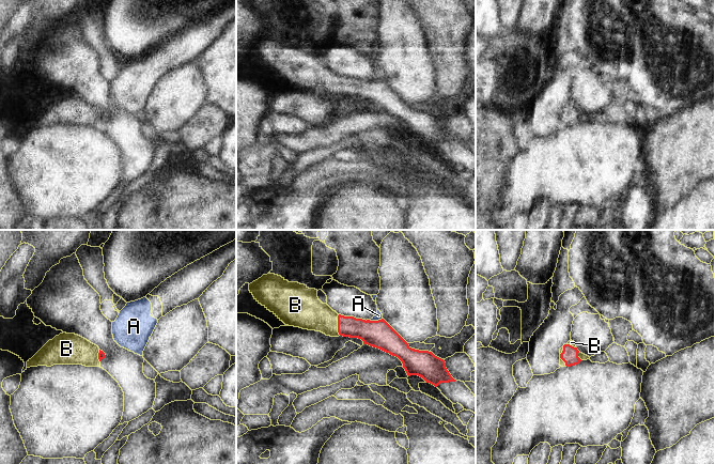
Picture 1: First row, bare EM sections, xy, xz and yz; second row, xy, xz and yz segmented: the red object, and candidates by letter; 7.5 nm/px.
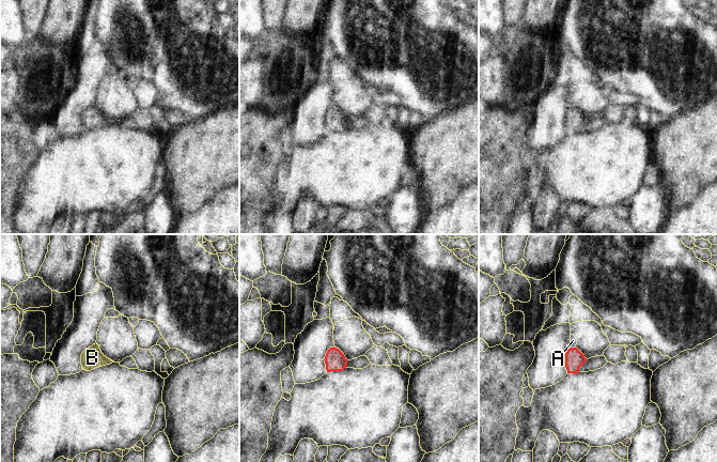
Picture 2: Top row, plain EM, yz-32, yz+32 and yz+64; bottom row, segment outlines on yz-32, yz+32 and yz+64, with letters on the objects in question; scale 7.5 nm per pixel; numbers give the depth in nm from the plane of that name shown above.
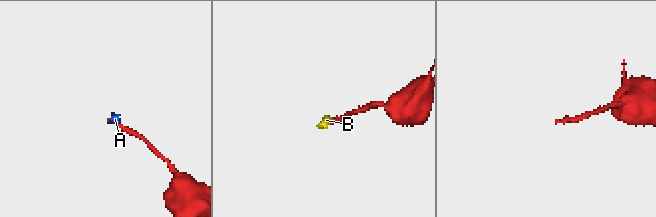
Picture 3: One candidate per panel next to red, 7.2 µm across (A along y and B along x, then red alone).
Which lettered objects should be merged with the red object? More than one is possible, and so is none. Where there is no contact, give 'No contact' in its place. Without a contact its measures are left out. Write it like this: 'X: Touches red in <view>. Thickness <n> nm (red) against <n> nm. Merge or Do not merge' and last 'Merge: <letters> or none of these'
A: Touches red in xz. Thickness 200 nm (red) against 60 nm. Do not merge
B: Touches red in xz. Thickness 180 nm (red) against 260 nm. Merge
Merge: B

